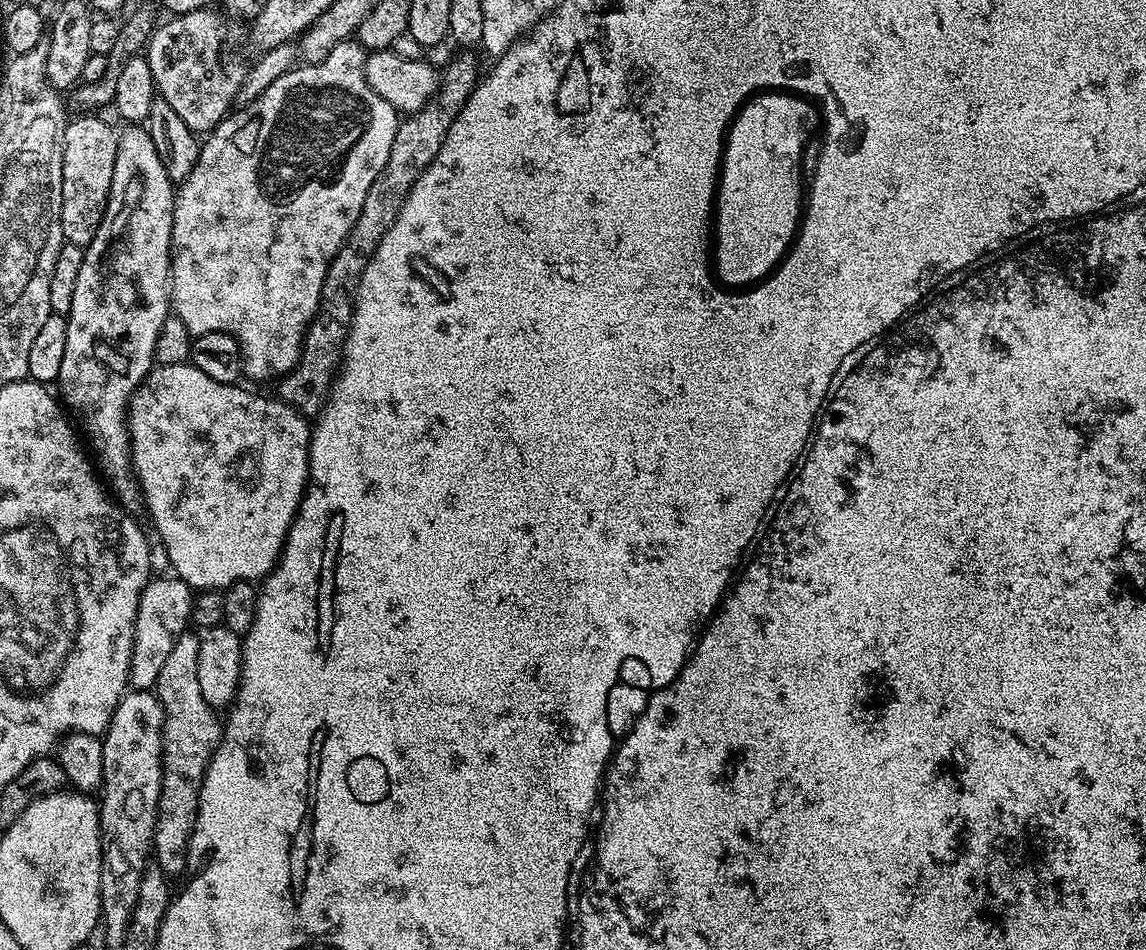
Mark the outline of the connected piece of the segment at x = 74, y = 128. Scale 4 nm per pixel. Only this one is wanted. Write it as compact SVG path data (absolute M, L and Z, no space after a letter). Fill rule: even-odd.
M80 114L77 120L69 119L64 125L64 149L62 150L62 234L69 244L86 246L94 238L104 217L110 198L110 186L114 178L117 129L111 128L96 114Z

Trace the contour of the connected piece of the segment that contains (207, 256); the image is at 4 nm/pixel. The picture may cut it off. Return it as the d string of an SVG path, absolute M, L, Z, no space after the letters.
M355 39L338 42L326 58L317 64L301 63L294 66L282 78L270 82L254 102L237 107L225 116L217 128L207 133L208 140L199 145L194 170L184 183L174 192L172 206L172 263L170 265L170 308L178 318L182 318L182 326L193 336L210 334L211 332L229 332L238 342L240 357L244 359L245 377L252 380L272 380L285 376L300 361L300 346L304 343L304 334L308 331L308 323L318 310L318 302L322 294L322 282L326 278L326 270L332 257L346 242L354 222L358 222L358 214L362 214L362 202L366 202L366 190L378 178L378 174L386 166L386 158L390 158L390 146L394 146L394 134L398 123L398 113L366 82L364 73L364 49Z

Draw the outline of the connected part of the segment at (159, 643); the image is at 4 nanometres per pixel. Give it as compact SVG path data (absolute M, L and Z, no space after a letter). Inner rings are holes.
M156 576L149 579L139 599L135 618L135 638L132 644L129 685L137 691L153 689L158 673L173 649L174 642L191 621L194 594L184 580L177 576Z

